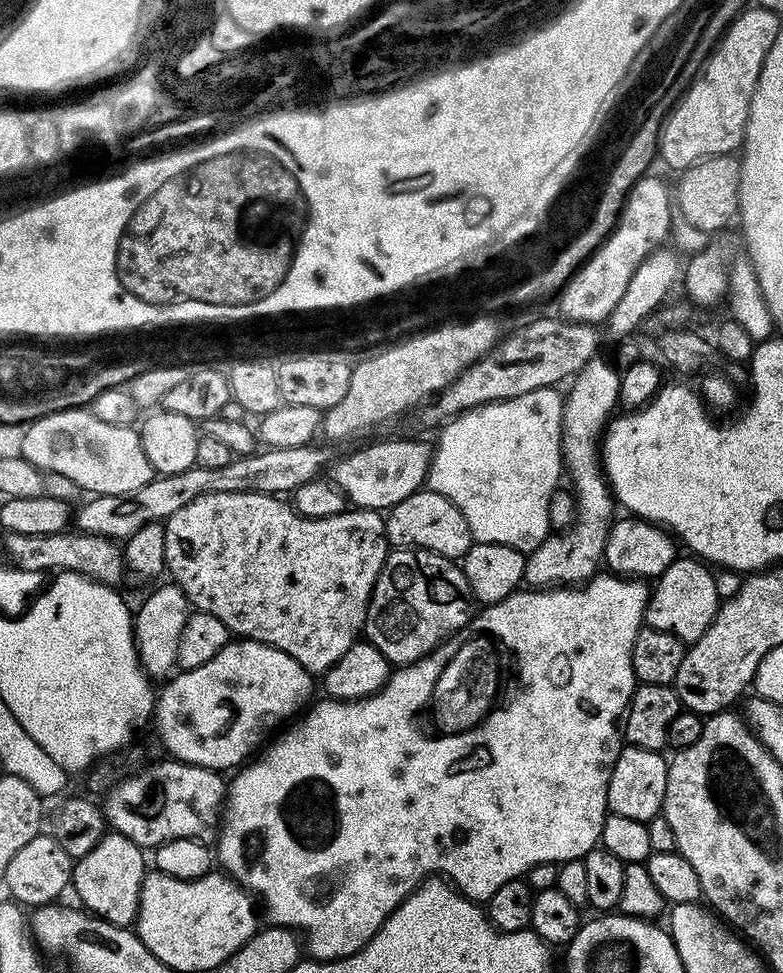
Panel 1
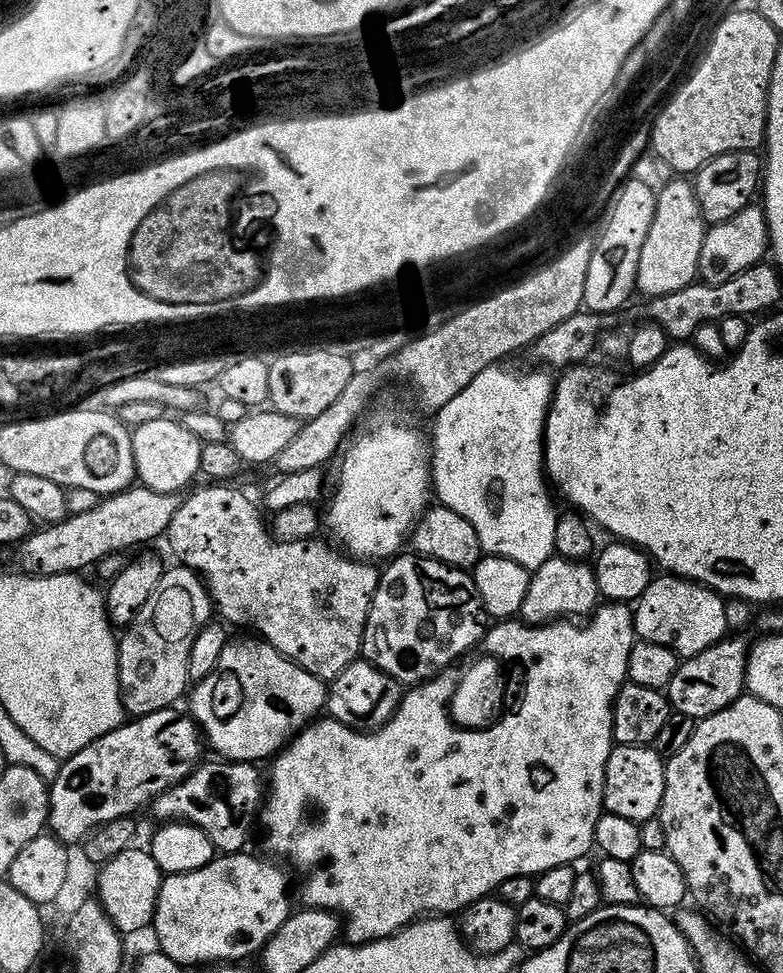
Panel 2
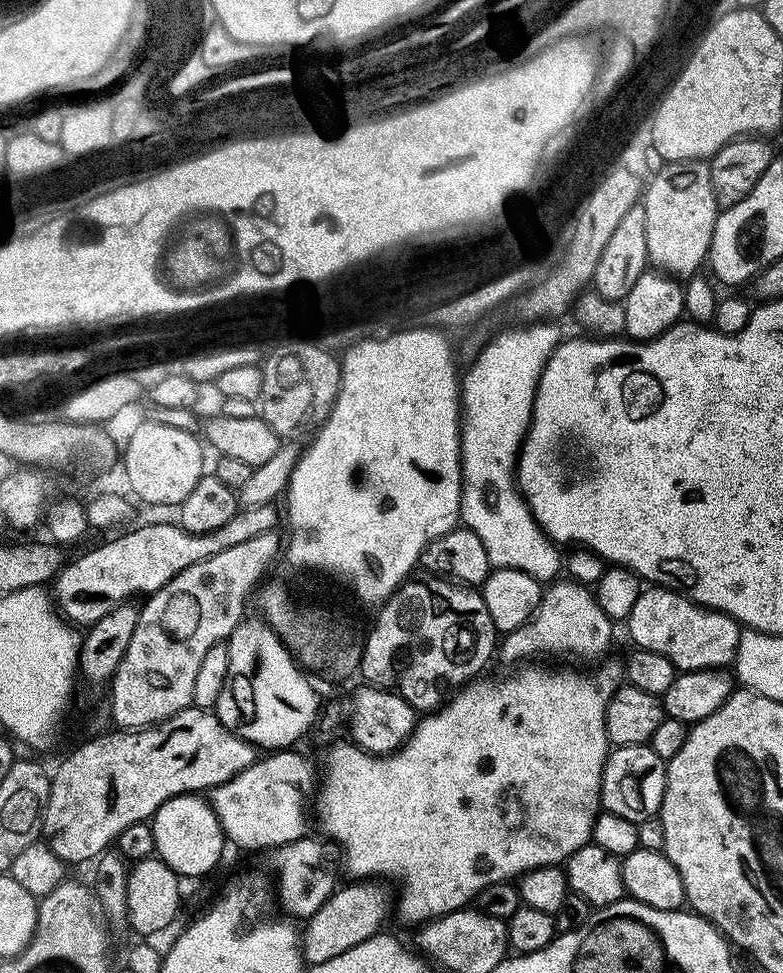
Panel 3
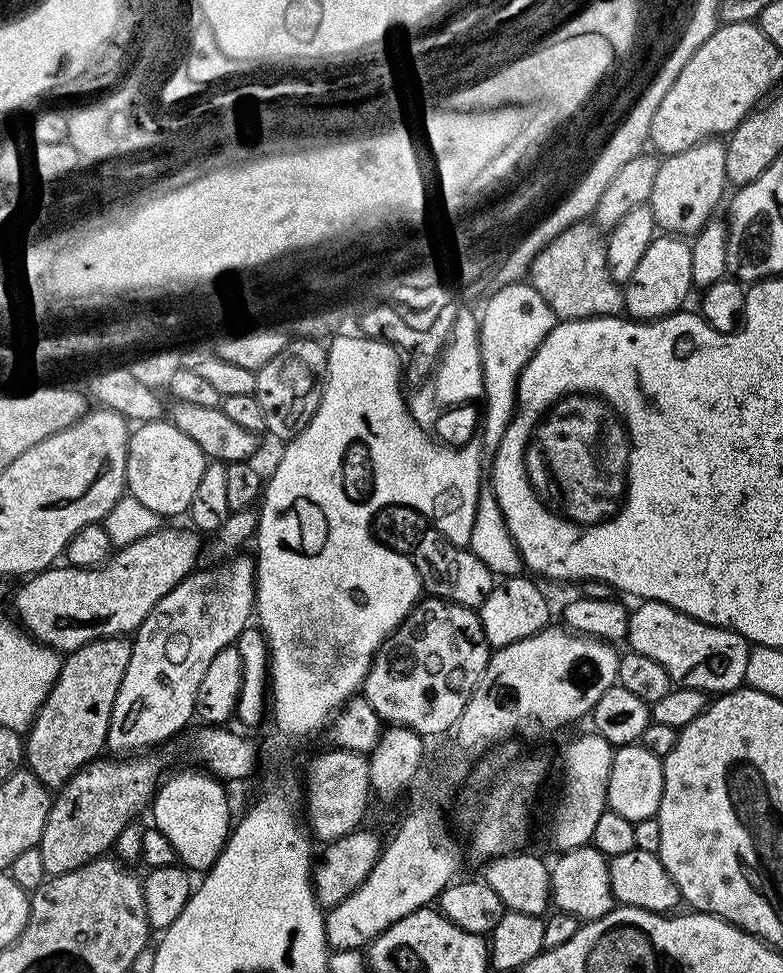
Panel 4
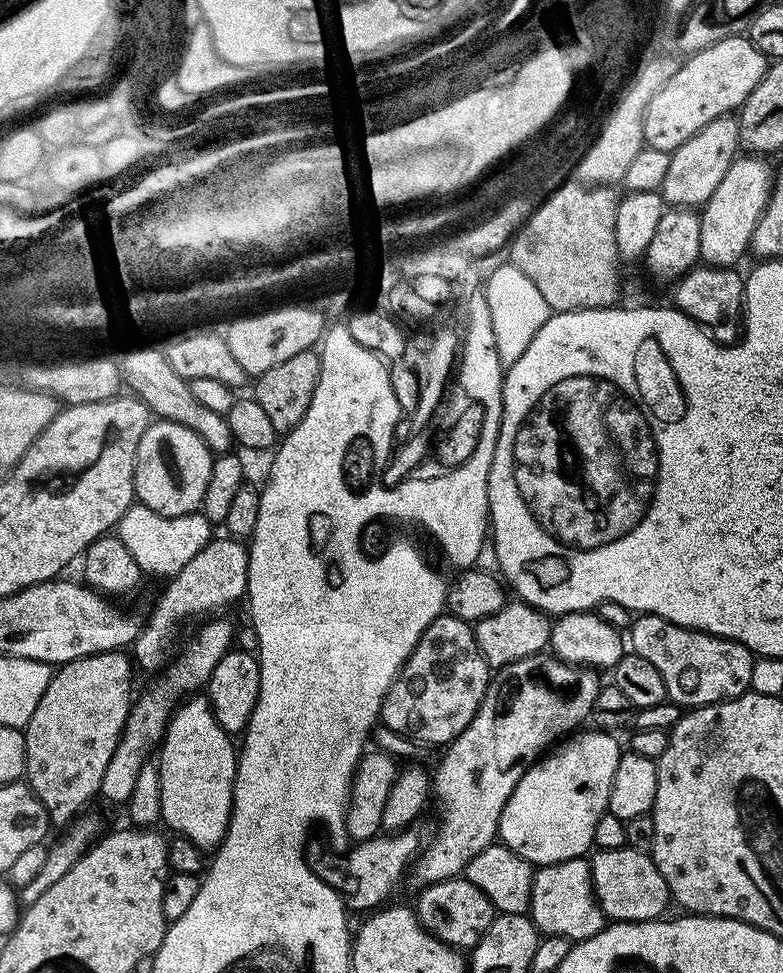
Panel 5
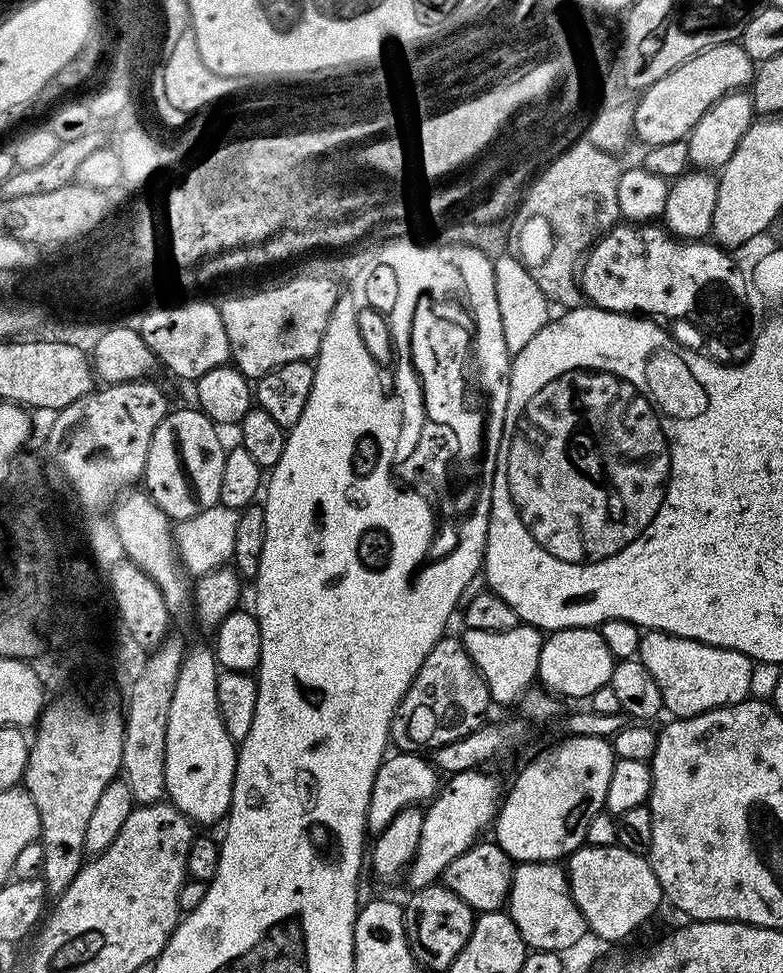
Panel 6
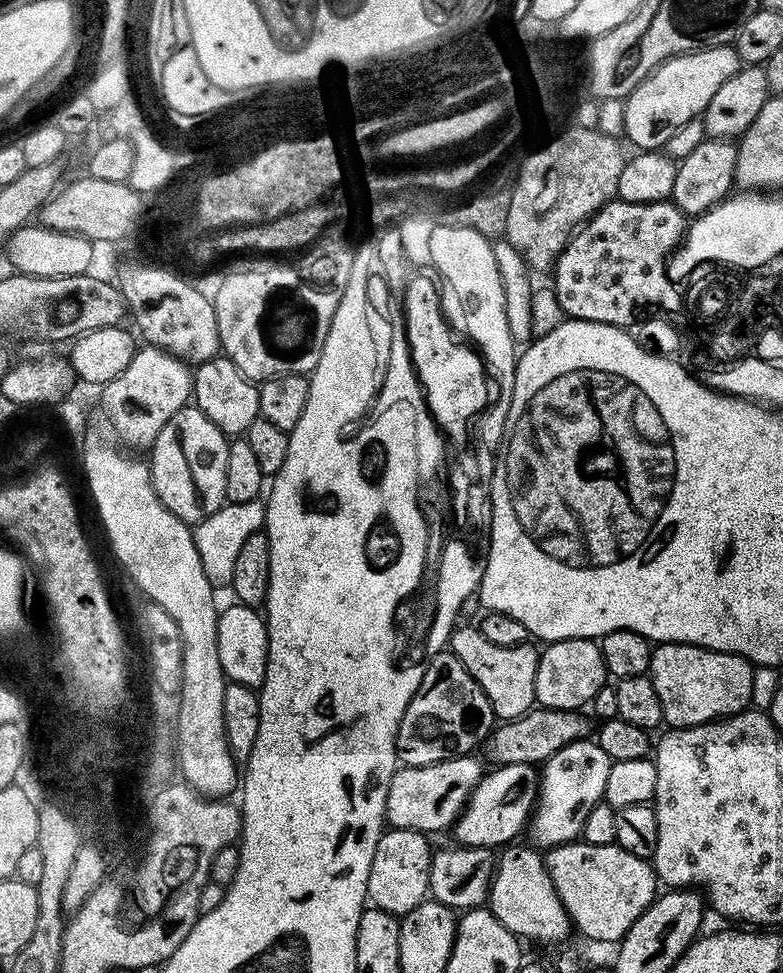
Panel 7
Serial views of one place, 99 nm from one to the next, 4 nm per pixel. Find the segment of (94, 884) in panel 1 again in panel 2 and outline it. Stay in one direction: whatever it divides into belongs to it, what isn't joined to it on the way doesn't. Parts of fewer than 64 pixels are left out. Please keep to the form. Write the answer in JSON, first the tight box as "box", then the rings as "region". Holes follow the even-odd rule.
{"box":[96,846,162,934],"region":[[[133,846],[114,854],[104,864],[99,865],[96,876],[96,892],[100,905],[106,910],[110,922],[121,934],[140,932],[147,929],[152,922],[152,915],[158,902],[158,890],[162,873],[158,862],[154,862],[147,847]]]}

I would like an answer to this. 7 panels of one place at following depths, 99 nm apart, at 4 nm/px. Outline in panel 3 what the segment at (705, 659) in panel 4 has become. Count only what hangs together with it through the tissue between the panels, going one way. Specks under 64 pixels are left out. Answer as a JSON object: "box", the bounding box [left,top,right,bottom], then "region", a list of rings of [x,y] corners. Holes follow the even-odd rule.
{"box":[626,586,742,673],"region":[[[648,586],[641,590],[638,602],[634,602],[634,610],[630,610],[626,627],[636,648],[654,650],[654,654],[670,658],[677,673],[707,668],[727,669],[735,661],[742,631],[736,619],[725,612],[704,608],[689,596],[659,586]]]}

